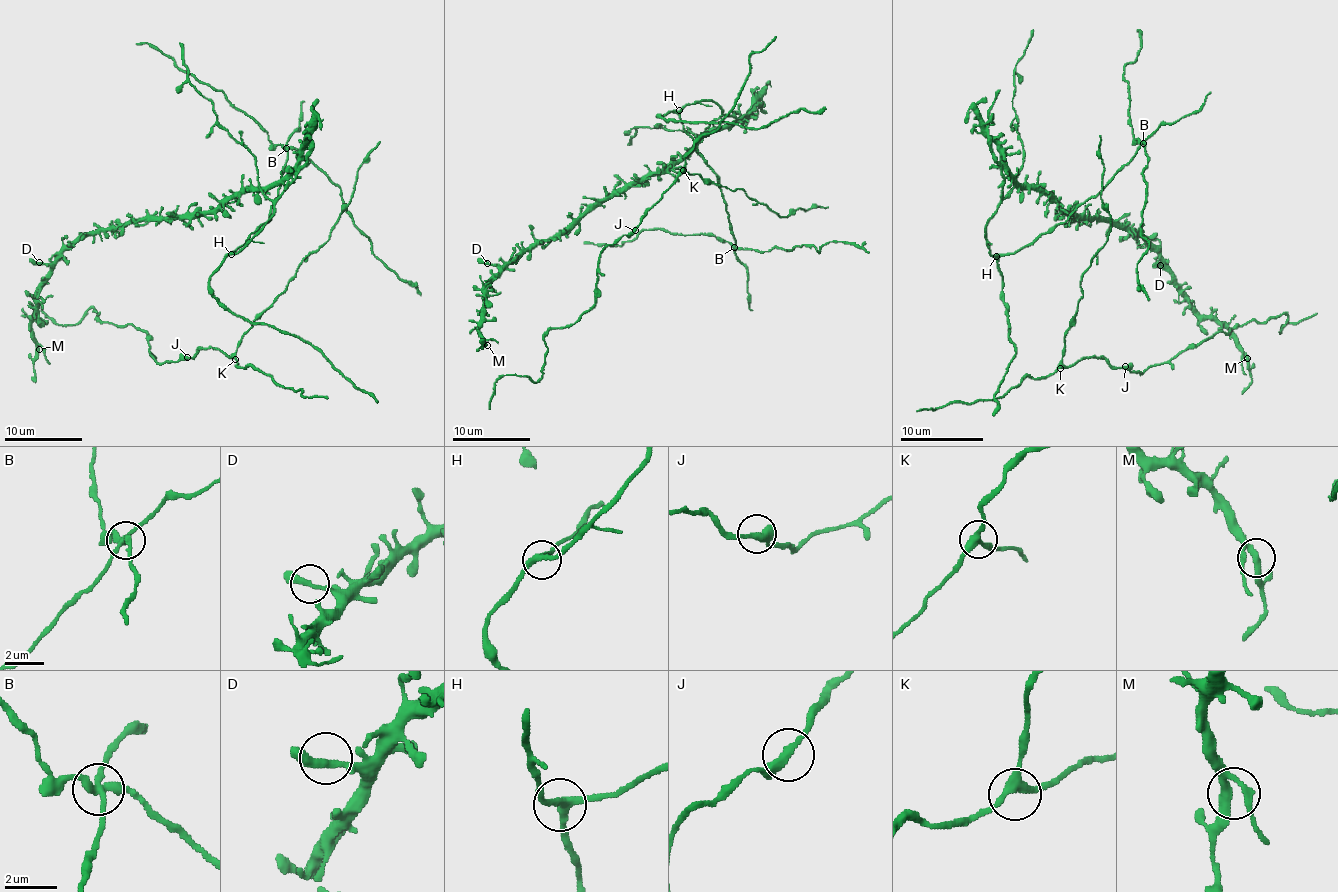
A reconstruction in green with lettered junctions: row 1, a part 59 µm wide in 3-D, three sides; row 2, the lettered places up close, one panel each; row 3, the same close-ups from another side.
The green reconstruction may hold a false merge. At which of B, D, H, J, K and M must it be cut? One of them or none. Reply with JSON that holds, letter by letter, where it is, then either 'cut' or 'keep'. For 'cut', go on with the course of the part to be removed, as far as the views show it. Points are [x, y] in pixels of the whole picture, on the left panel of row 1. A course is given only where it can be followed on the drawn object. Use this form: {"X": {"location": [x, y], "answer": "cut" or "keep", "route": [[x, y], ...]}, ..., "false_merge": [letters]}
{"B": {"location": [286, 148], "answer": "cut", "route": [[285, 147], [295, 147], [340, 188], [342, 202], [351, 221], [371, 240], [371, 248], [421, 295]]}, "D": {"location": [39, 262], "answer": "keep"}, "H": {"location": [231, 254], "answer": "keep"}, "J": {"location": [187, 357], "answer": "keep"}, "K": {"location": [235, 359], "answer": "keep"}, "M": {"location": [39, 349], "answer": "keep"}, "false_merge": ["B"]}

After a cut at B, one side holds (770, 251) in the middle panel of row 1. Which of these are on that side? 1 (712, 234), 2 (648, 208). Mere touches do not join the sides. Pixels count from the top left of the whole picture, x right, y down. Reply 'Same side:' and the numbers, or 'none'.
Same side: 1

